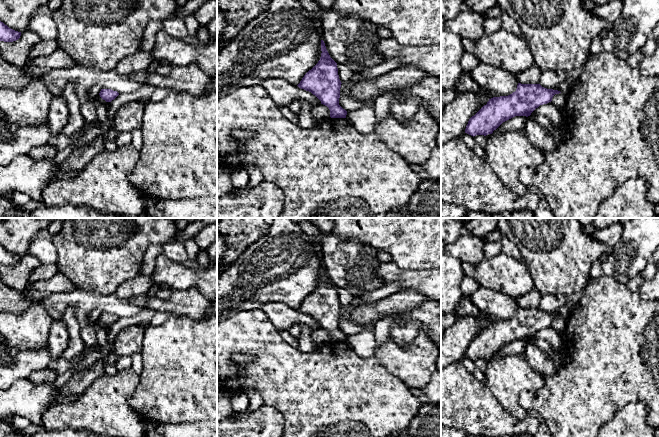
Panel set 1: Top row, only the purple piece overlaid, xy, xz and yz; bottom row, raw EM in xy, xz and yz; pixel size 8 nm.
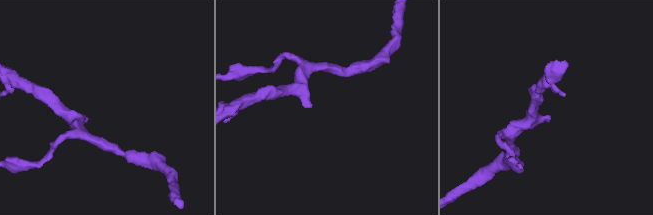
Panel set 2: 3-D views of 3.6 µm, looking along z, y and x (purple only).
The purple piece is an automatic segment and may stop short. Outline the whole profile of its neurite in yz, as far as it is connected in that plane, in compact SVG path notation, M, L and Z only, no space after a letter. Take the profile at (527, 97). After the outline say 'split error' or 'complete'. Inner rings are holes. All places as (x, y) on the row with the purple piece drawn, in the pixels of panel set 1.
M518 83L512 94L489 99L469 119L465 133L473 137L492 134L503 122L515 116L530 116L536 108L551 102L553 96L559 93L558 90L547 89L540 84Z | complete

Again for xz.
M321 40L321 57L318 63L309 70L299 88L311 92L330 110L331 118L346 118L347 111L339 105L341 81L337 63L330 57L325 43Z | complete

